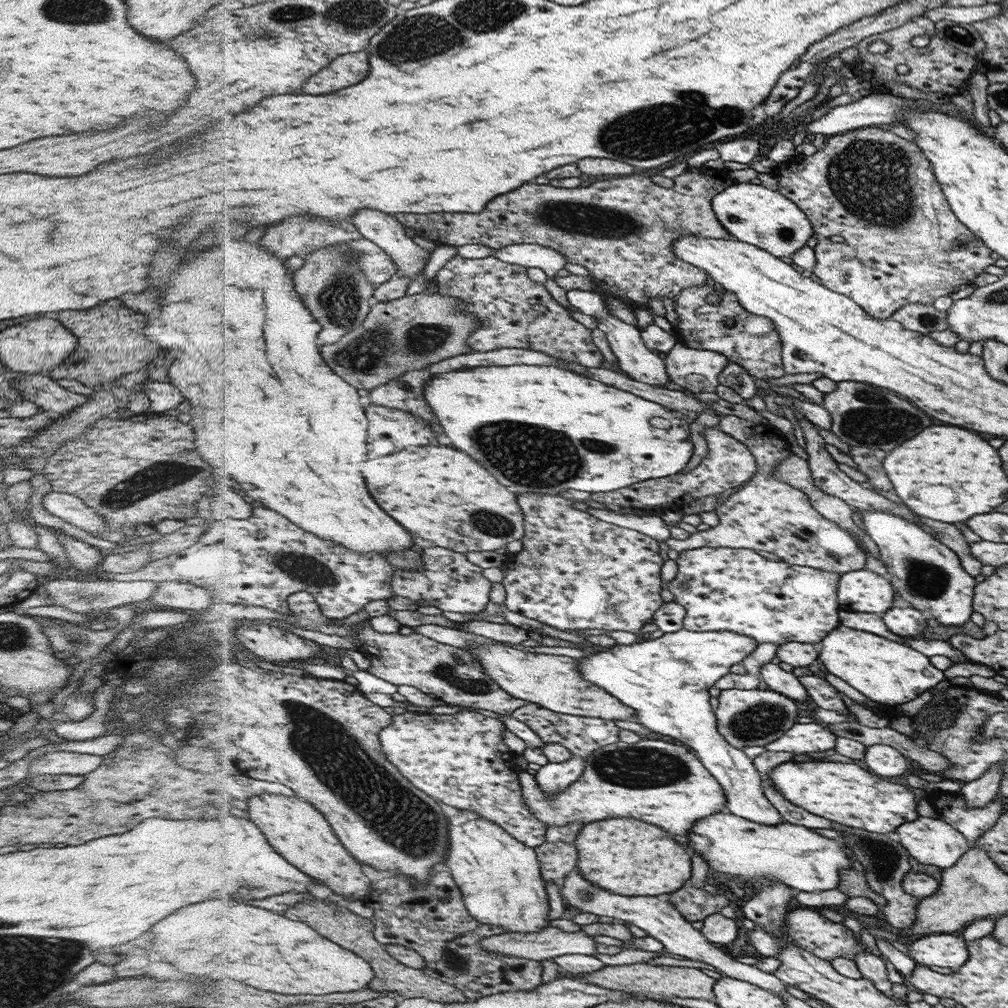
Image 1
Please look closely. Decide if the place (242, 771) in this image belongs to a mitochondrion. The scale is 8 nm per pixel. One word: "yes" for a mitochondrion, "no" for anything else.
no

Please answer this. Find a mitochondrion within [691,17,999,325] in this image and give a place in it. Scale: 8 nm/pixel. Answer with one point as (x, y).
(870, 179)

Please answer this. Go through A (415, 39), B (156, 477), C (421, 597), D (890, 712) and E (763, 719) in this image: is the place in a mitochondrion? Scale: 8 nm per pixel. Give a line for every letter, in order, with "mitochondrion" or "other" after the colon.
A: mitochondrion
B: mitochondrion
C: other
D: other
E: mitochondrion

